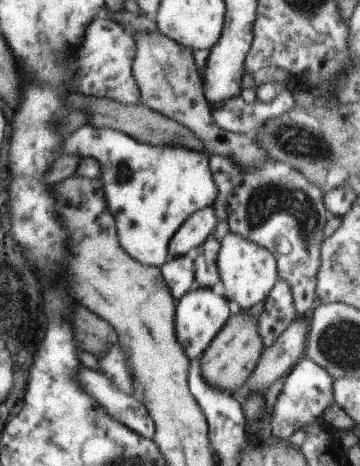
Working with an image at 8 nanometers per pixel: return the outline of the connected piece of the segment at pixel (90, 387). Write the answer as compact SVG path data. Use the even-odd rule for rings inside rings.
M82 368L80 380L84 388L98 400L98 404L118 422L124 422L130 430L138 432L140 436L152 438L154 436L154 422L148 416L144 404L140 404L134 396L118 390L110 378L104 378L100 372Z

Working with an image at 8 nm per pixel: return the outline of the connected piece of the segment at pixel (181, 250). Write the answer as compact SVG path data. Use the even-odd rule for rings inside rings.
M212 207L197 210L191 214L169 242L168 254L170 258L180 258L191 255L207 237L213 235L219 223Z

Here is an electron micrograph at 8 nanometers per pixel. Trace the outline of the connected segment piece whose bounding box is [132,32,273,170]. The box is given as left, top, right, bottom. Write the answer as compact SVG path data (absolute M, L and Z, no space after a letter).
M136 32L133 37L137 49L132 70L141 92L142 103L192 130L194 136L202 142L204 151L210 156L228 156L234 160L234 164L242 166L244 170L273 159L252 135L228 133L214 122L210 105L204 98L200 69L194 62L192 49L170 40L160 32Z

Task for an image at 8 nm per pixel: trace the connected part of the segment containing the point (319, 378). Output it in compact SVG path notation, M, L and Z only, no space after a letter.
M304 356L284 379L284 386L276 399L271 418L271 439L287 442L296 430L315 421L321 422L324 411L334 403L333 378L314 360Z

